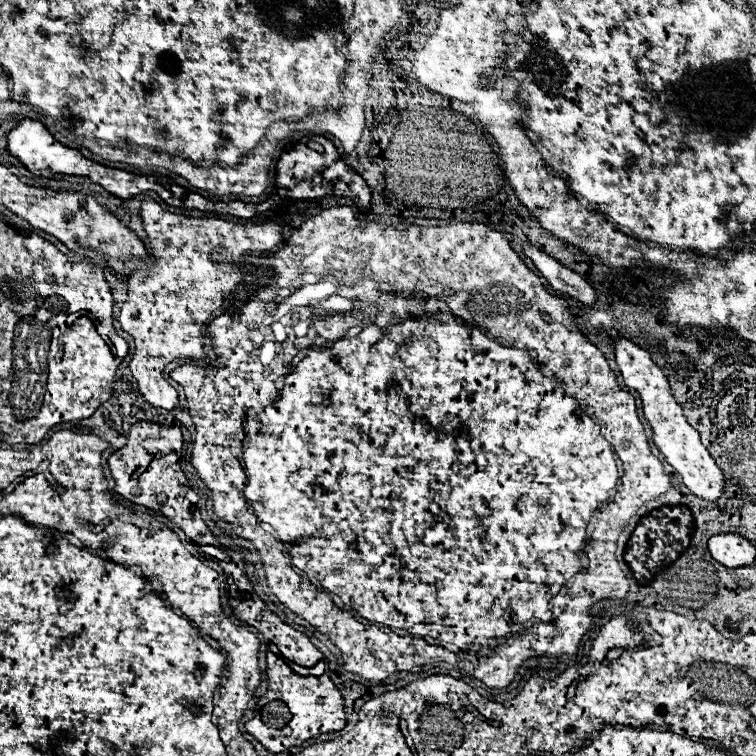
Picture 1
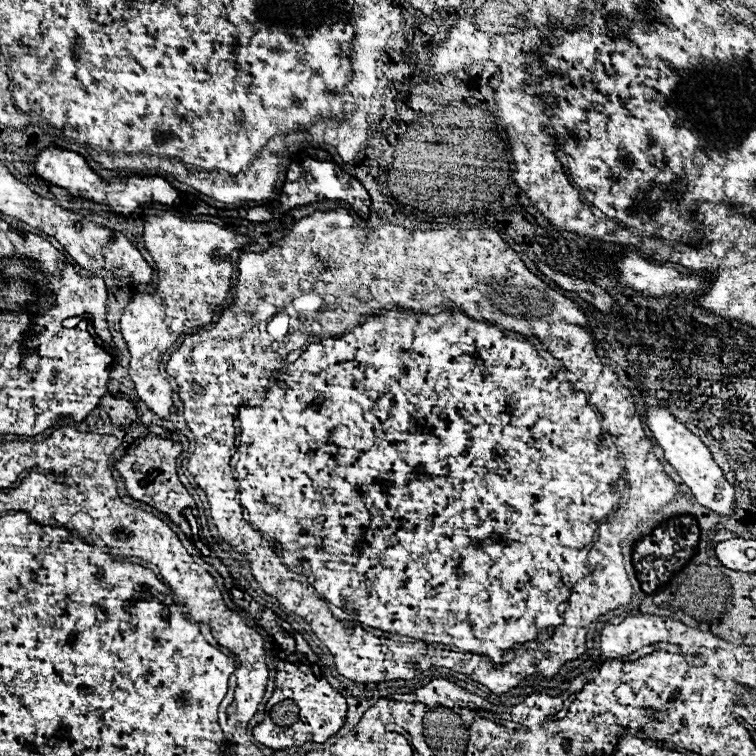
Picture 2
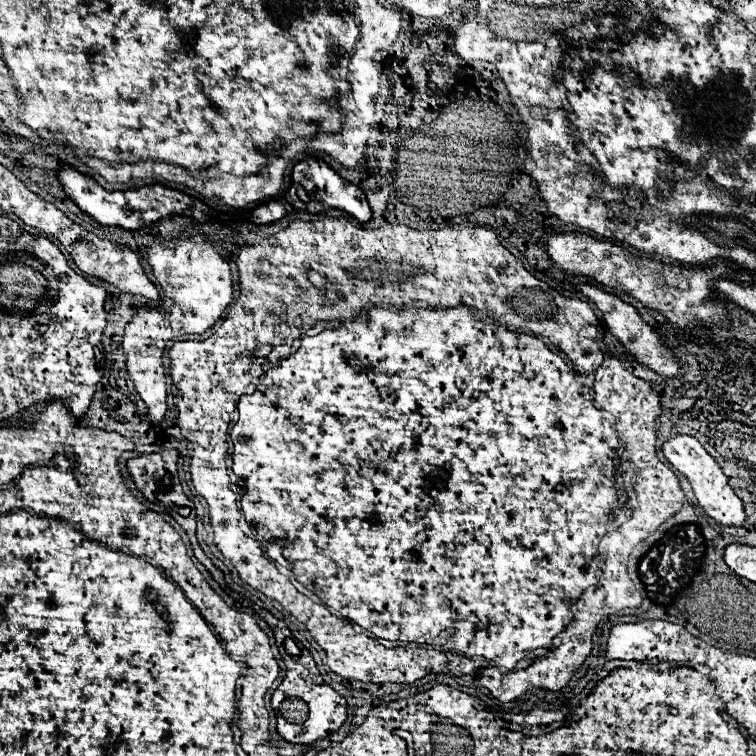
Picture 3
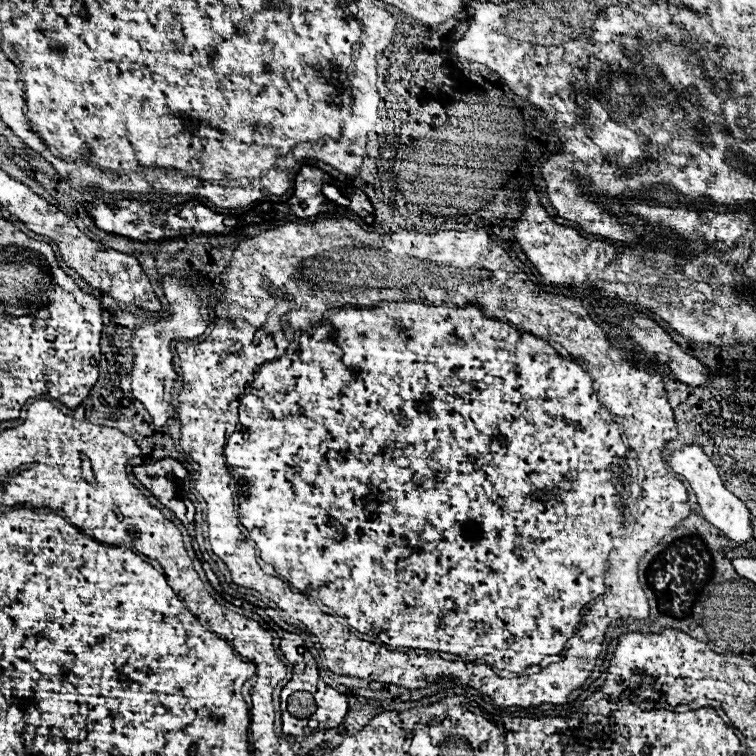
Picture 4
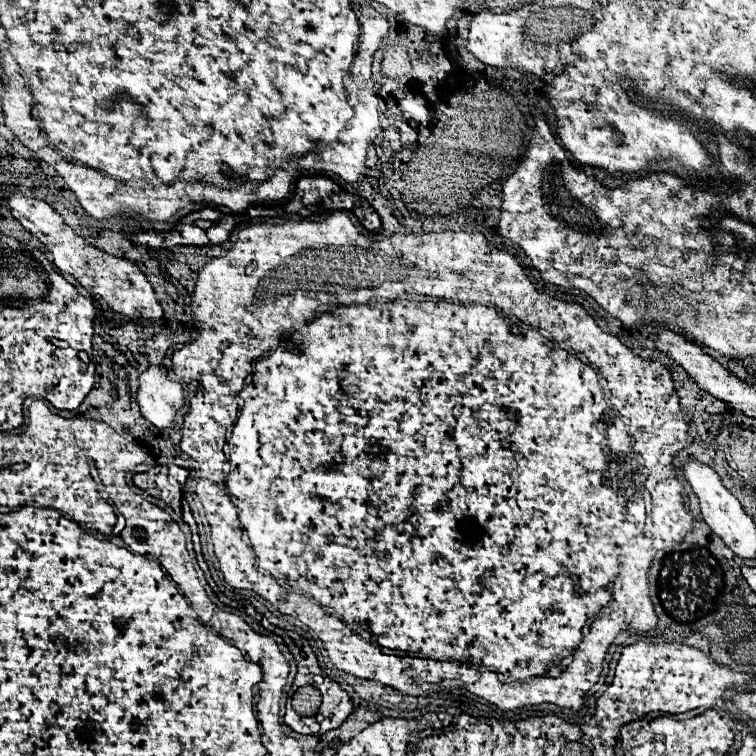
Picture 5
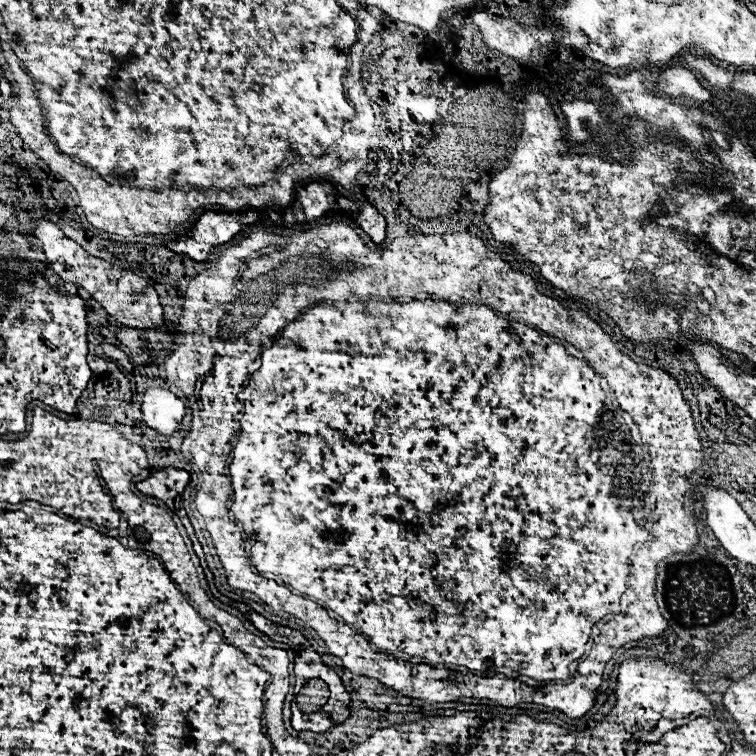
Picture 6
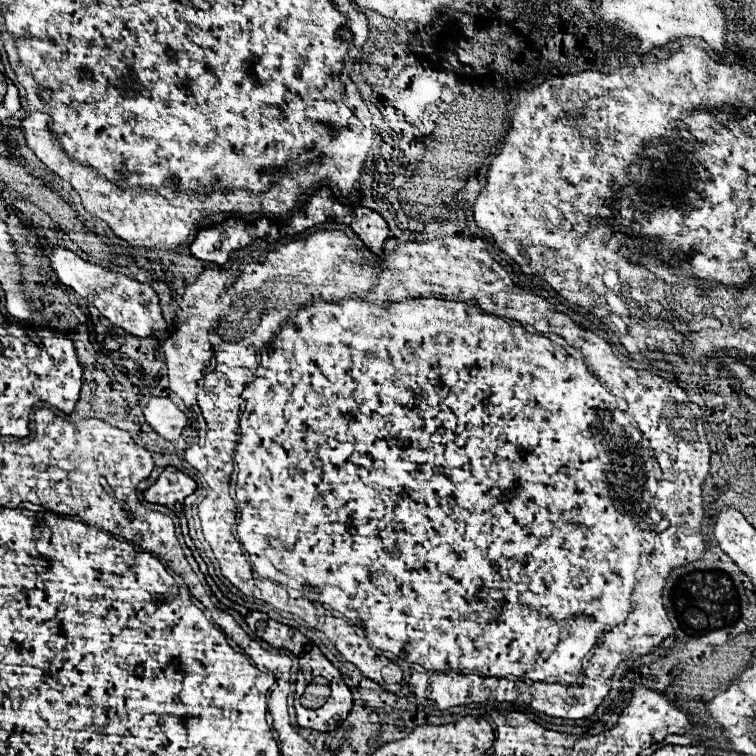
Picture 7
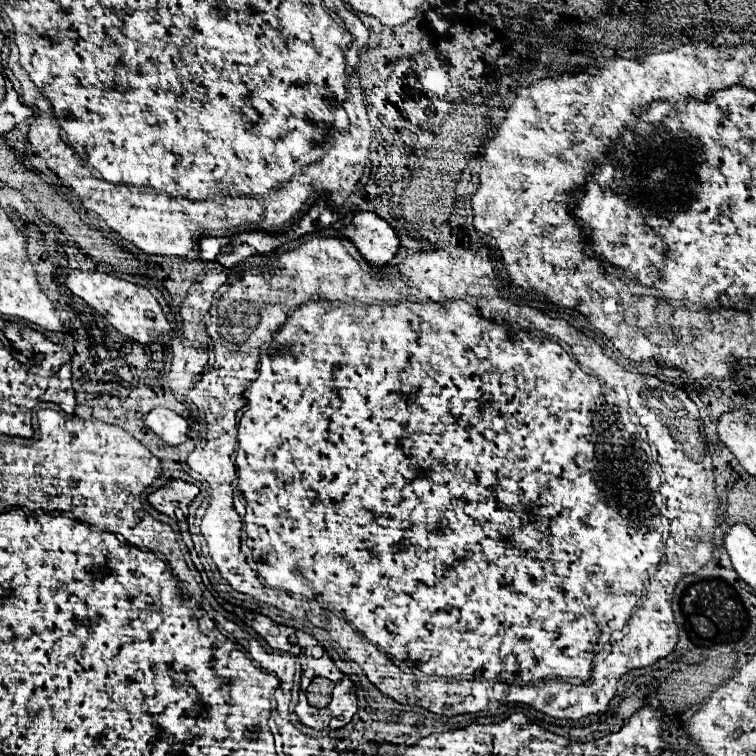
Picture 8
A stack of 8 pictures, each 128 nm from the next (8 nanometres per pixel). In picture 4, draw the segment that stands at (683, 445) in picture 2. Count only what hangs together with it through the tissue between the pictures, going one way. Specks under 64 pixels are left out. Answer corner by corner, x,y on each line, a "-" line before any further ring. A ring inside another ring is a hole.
692,444
692,446
686,446
686,448
682,448
682,450
676,450
676,452
668,458
668,462
670,462
670,466
672,466
674,472
682,474
682,476
690,482
692,490
696,492
698,504
700,504
700,508
702,508
702,514
704,514
704,518
706,518
712,526
716,526
716,528
718,528
728,540
732,540
736,546
742,546
742,544
746,544
746,542
752,538
752,520
750,520
750,512
748,512
746,504
744,504
742,500
738,500
734,494
730,494
730,492
724,488
716,466
710,462
710,458
702,452
700,446

